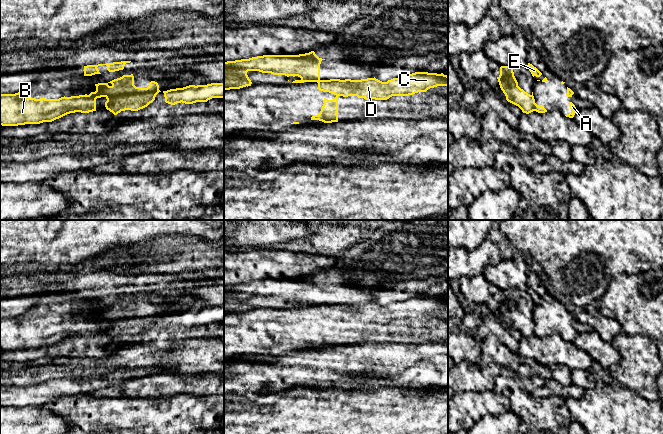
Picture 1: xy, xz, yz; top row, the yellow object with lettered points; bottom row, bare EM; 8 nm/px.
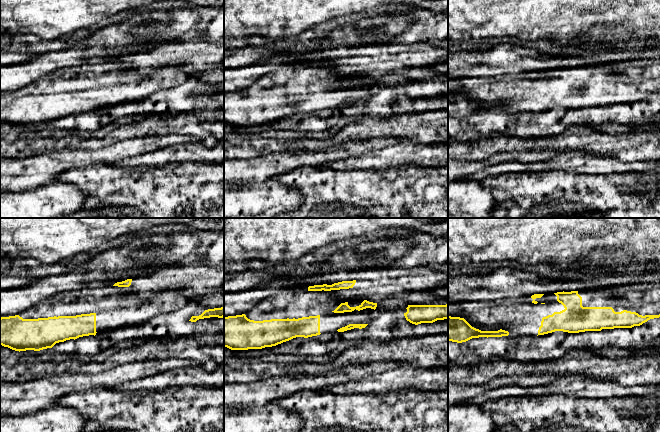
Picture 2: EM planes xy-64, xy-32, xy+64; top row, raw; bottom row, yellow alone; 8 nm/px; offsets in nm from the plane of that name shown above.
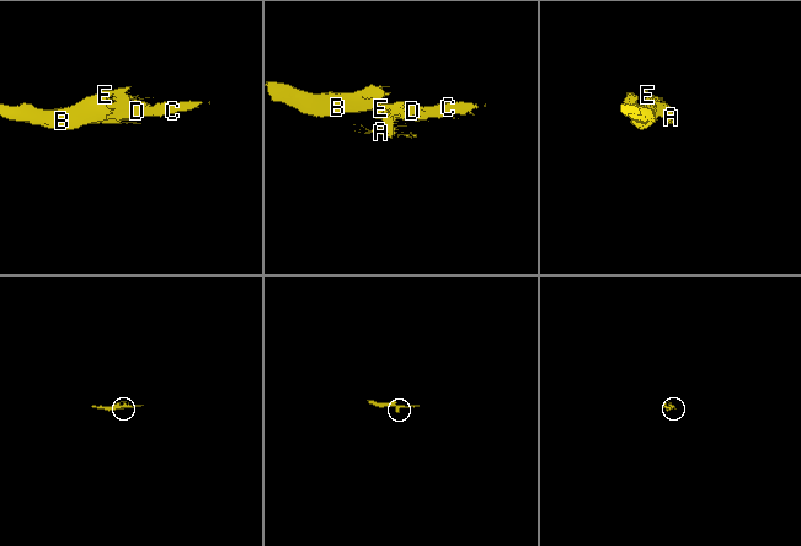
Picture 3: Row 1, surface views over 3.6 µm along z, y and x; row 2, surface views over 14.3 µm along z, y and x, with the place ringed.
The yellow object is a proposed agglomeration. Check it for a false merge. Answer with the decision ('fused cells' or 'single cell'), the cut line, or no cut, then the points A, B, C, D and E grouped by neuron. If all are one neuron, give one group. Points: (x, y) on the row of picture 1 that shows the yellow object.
fused cells; cut in xy along (89, 94), (96, 98); A C D E / B

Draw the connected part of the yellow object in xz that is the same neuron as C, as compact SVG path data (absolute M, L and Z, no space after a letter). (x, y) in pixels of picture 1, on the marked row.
M415 72L404 78L393 78L387 82L374 77L361 80L319 80L317 83L320 91L332 93L336 97L333 100L324 98L320 113L312 116L311 120L332 123L338 122L339 96L357 96L366 100L387 100L392 96L409 96L426 92L437 86L448 86L448 76L443 73Z

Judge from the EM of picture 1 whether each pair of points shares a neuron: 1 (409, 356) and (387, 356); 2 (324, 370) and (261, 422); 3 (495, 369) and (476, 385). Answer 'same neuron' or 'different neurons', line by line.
1: same neuron
2: different neurons
3: same neuron

